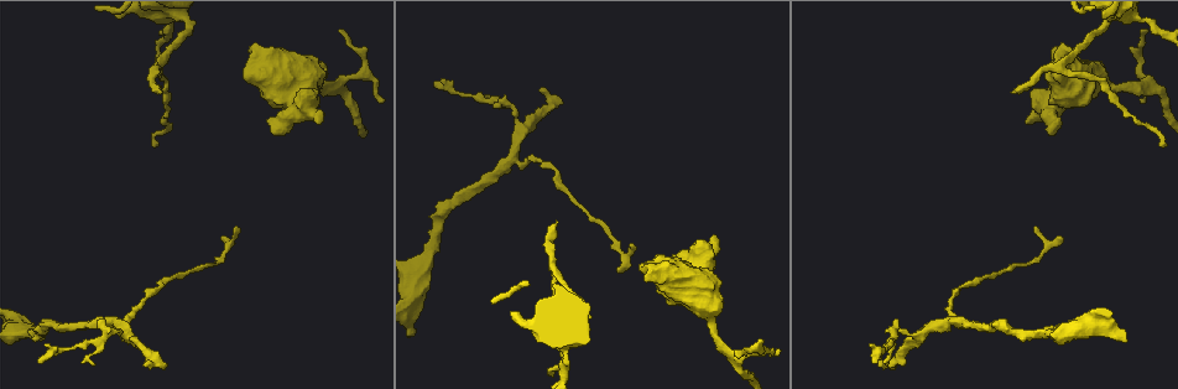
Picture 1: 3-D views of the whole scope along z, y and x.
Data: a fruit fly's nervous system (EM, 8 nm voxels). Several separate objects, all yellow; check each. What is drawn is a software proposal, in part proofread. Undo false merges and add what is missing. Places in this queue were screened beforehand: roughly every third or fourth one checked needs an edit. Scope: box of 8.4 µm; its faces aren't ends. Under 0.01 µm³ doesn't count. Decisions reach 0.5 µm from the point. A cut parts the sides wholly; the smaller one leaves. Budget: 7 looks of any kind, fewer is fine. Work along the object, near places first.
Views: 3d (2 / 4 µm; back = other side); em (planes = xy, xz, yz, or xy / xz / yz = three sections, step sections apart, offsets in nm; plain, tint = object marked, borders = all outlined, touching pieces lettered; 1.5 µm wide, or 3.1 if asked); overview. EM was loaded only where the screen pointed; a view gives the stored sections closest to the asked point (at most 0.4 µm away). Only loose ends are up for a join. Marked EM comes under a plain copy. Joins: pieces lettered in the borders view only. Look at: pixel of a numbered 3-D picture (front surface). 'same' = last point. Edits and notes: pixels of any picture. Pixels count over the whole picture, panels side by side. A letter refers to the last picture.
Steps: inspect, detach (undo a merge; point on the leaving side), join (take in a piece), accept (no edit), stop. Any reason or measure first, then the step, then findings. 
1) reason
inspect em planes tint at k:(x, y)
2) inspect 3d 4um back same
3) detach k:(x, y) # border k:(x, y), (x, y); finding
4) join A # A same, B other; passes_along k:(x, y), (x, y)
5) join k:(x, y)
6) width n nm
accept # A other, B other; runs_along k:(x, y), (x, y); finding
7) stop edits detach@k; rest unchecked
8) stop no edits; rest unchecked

abrupt turn
inspect 3d 4um back at 1:(894, 359)

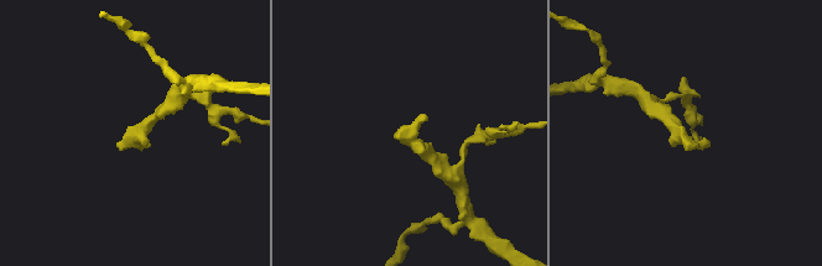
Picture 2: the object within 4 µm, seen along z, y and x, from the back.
inspect em xz step 8 tint at 2:(135, 136)

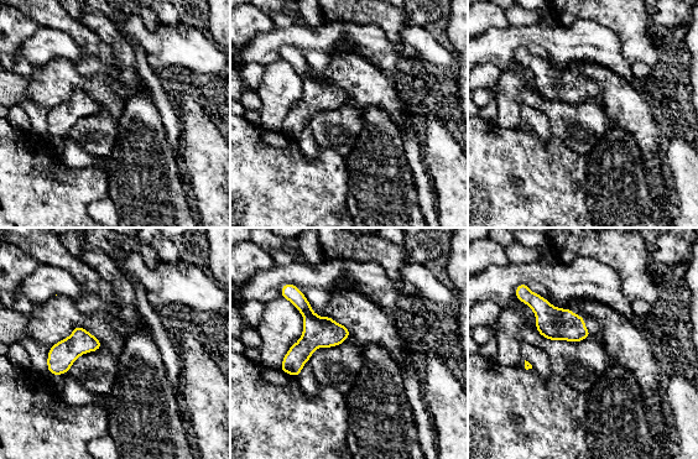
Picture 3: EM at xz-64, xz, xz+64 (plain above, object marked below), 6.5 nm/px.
inspect em planes borders same

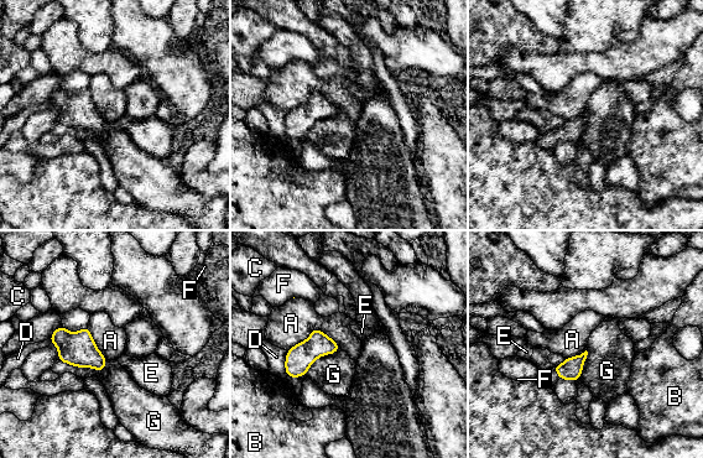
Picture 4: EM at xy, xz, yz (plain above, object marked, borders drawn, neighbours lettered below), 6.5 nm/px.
accept # A other, B other, C other, D other, E other, F other, G other; border 4:(340, 348), (313, 328), (287, 350); one neuron here

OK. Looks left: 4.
free end
inspect em planes borders at 1:(872, 362)

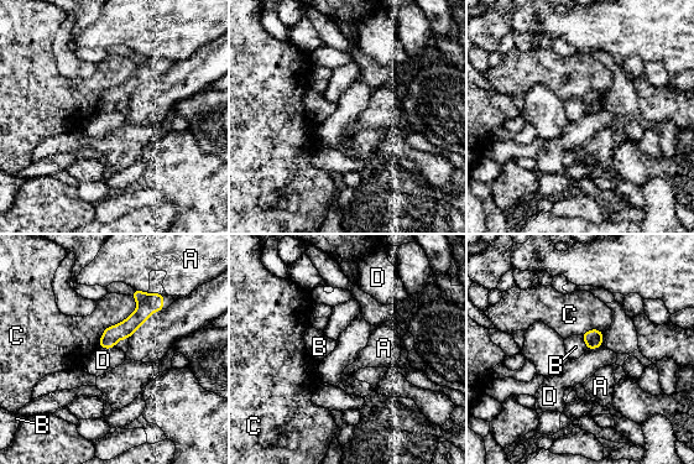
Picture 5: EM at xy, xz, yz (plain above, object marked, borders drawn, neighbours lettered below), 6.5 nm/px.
width 120 nm
accept # A other, B other, C other, D other; border 5:(580, 335), (586, 348); no lettered piece goes on from it

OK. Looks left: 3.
thin end
inspect 3d 4um at 1:(736, 354)

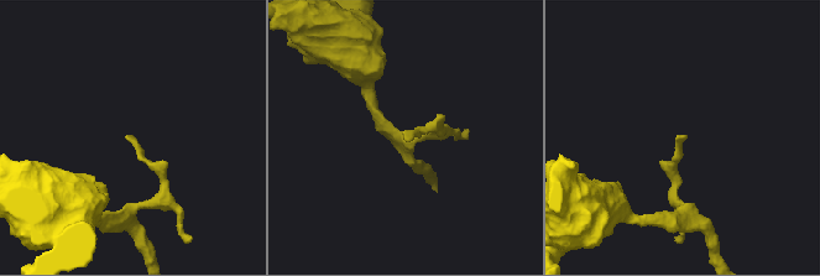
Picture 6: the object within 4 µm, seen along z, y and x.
shape alone is not enough
inspect em planes borders at 6:(680, 137)

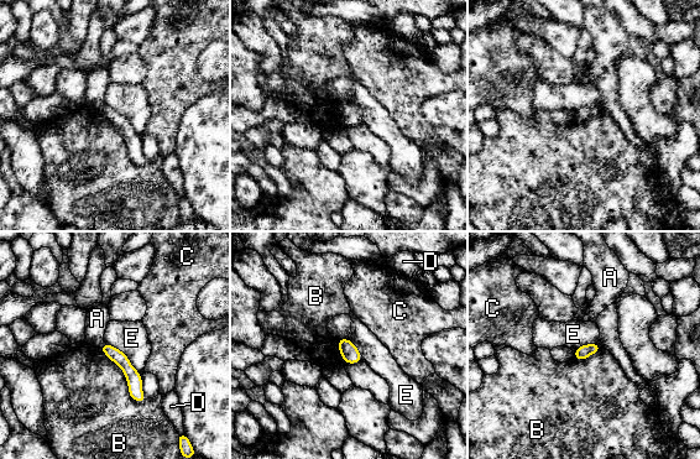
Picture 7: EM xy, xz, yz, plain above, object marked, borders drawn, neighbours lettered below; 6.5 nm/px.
width 90 nm
accept # A other, B other, C other, D other, E other; border 7:(105, 342), (120, 349), (141, 374); no lettered piece goes on from it

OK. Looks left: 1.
stop no edits; rest unchecked

